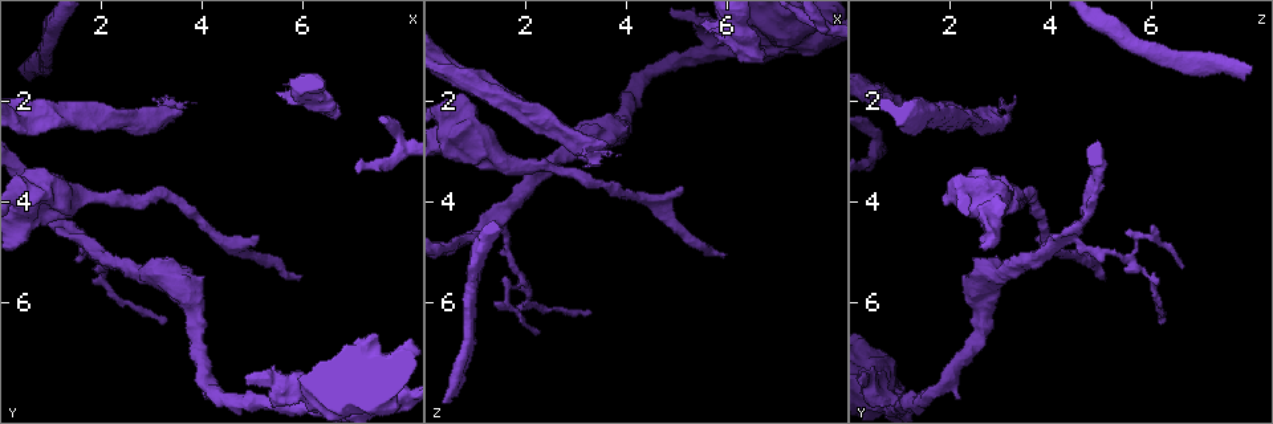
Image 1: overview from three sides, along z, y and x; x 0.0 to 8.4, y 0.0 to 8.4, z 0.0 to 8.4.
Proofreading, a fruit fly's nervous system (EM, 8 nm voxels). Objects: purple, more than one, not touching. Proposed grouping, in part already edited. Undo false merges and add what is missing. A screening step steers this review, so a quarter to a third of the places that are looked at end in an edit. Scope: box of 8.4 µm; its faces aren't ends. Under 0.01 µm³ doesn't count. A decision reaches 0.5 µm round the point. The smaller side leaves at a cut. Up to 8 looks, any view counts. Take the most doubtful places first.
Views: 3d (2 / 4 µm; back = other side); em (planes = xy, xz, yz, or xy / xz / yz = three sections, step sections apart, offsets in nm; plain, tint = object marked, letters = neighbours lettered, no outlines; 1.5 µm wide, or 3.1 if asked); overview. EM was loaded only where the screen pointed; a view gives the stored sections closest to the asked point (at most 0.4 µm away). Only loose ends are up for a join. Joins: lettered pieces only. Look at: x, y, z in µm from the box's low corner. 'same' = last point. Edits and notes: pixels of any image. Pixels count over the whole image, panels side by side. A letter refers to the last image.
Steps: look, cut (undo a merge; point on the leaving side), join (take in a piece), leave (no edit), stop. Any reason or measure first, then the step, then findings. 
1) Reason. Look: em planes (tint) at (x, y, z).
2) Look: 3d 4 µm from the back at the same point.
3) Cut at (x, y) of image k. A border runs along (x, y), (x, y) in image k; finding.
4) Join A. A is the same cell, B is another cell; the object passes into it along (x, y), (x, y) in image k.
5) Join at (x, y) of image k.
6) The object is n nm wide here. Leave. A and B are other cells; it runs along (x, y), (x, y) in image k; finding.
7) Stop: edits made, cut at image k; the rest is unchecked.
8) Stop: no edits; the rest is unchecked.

Look: 3d 4 µm at (6.75, 2.15, 1.20).

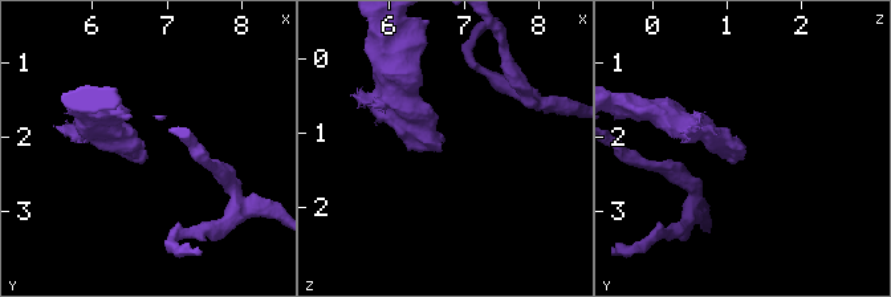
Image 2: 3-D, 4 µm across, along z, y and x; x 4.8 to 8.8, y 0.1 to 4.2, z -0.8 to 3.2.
Shape alone is not enough. Look: em xz step 8 (tint) at (6.70, 2.15, 1.20).

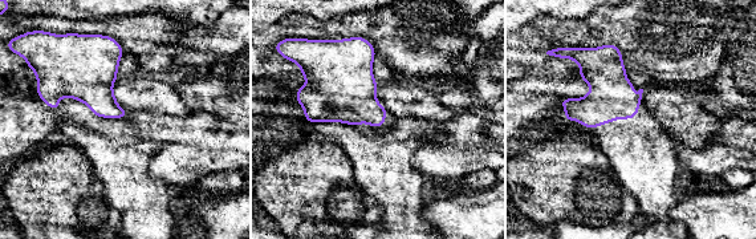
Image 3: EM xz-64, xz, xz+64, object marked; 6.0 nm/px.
Cut it another way. Look: em planes (letters) at the same point.

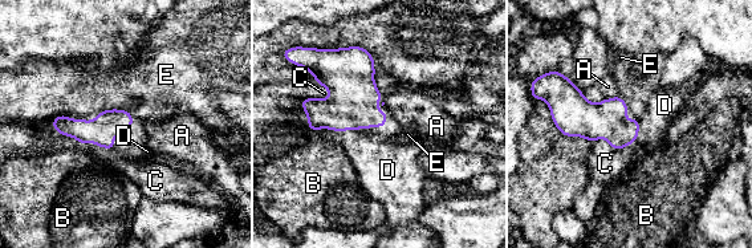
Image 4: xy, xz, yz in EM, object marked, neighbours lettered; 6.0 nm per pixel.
Join D. D is the same cell, A, B, C and E are other cells; the neuron continues.

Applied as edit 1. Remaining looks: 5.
See it whole again. Look: overview.

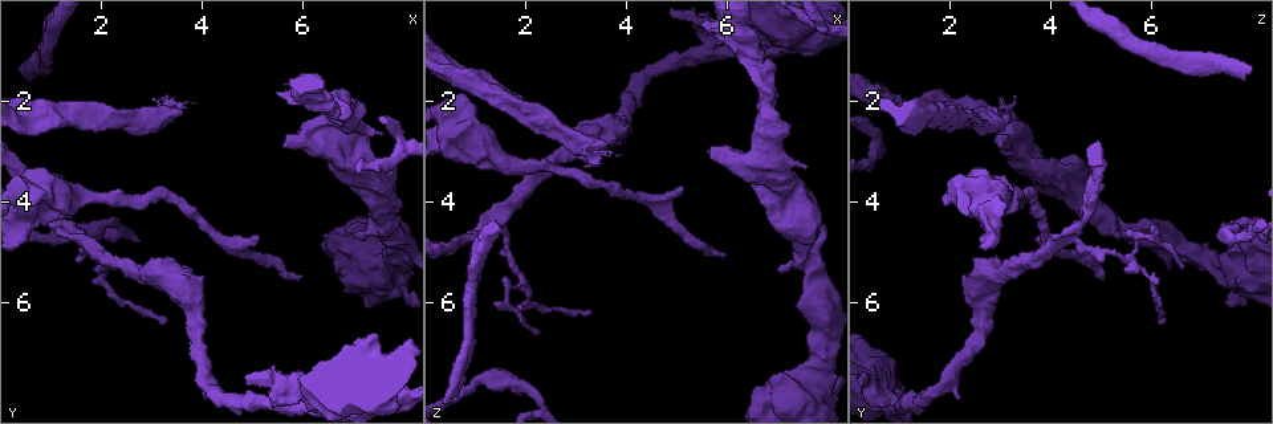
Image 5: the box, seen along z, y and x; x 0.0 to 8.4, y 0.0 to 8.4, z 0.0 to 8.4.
Free end. Look: 3d 4 µm at (6.00, 5.50, 5.05).

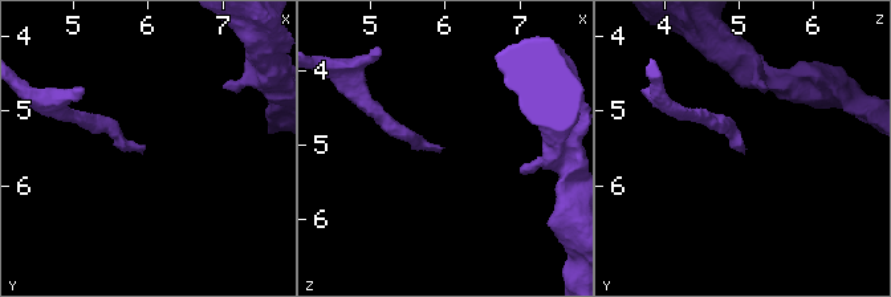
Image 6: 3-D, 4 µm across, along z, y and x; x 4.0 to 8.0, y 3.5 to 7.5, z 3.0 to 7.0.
Look: em planes (plain) at (5.95, 5.45, 5.05).

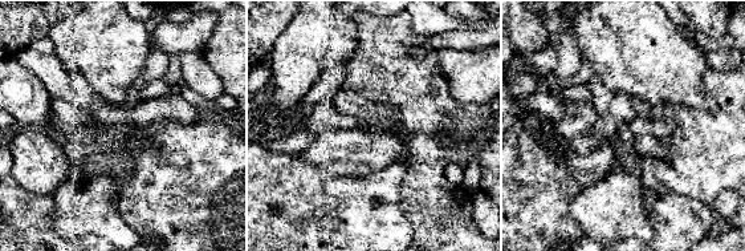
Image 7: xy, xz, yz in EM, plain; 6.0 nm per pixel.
See the neighbours. Look: em planes (letters) at the same point.

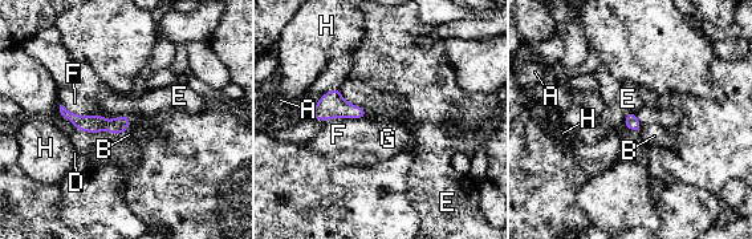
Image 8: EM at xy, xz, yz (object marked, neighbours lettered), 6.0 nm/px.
Join B. B is the same cell, A, D, E, F, G and H are other cells; it goes on there.

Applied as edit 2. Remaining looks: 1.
Stop: edits made, join at image 4, join at image 8; the rest is unchecked.

